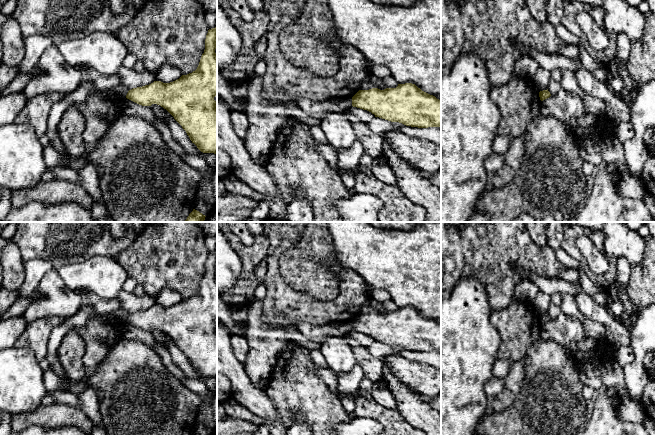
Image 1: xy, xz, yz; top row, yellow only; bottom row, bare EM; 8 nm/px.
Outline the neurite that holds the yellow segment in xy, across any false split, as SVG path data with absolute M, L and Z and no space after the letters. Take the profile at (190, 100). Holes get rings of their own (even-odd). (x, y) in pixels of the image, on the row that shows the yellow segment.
M217 28L208 30L205 39L205 50L201 56L199 65L195 71L187 75L182 75L179 79L163 83L154 81L149 85L133 88L128 91L126 98L142 106L157 104L166 109L174 119L186 131L192 143L203 153L217 154L217 102L214 97L217 95L217 57L215 53L217 39Z

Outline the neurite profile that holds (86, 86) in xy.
M83 76L80 86L75 92L62 96L62 98L52 106L46 123L46 135L49 138L50 145L55 148L62 157L67 157L68 154L59 138L57 125L68 106L72 106L76 102L86 101L89 93L92 91L96 91L106 98L117 100L126 98L128 93L128 90L124 87L100 91L88 76Z

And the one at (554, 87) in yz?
M550 79L549 85L548 85L548 91L550 92L551 95L556 95L562 90L559 82Z

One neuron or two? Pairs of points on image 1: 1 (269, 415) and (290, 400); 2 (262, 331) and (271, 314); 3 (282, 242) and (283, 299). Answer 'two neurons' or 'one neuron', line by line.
1: two neurons
2: two neurons
3: one neuron

